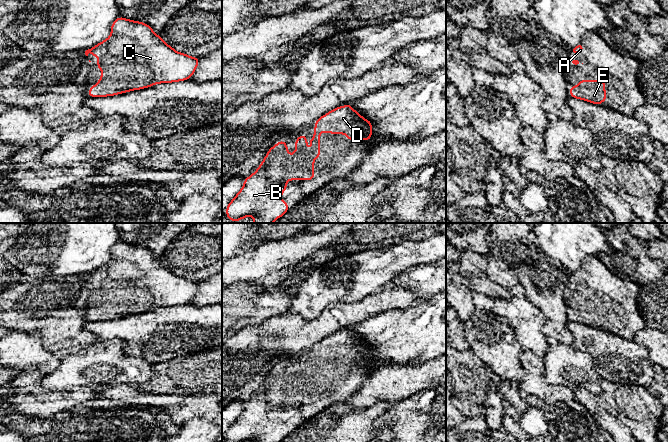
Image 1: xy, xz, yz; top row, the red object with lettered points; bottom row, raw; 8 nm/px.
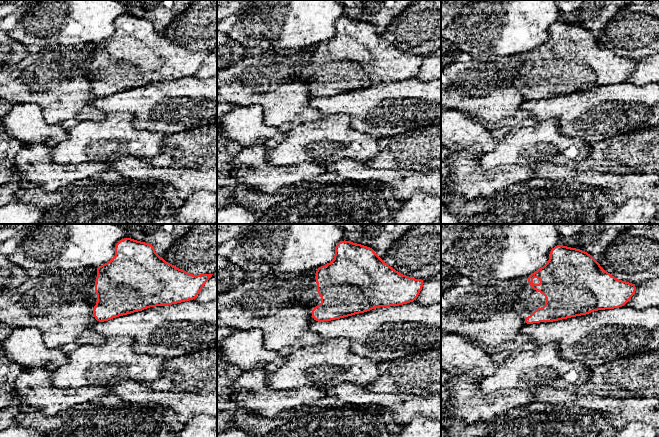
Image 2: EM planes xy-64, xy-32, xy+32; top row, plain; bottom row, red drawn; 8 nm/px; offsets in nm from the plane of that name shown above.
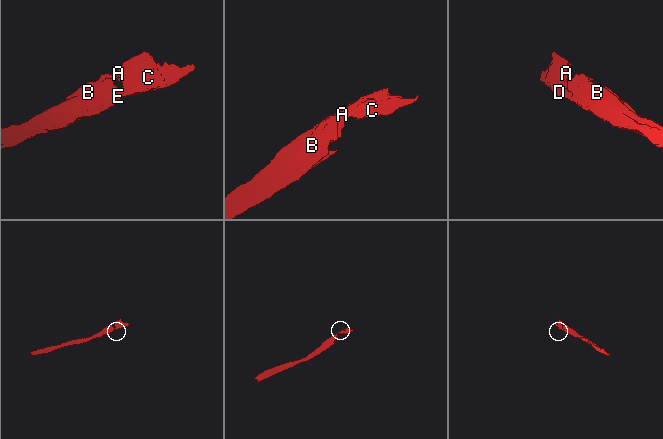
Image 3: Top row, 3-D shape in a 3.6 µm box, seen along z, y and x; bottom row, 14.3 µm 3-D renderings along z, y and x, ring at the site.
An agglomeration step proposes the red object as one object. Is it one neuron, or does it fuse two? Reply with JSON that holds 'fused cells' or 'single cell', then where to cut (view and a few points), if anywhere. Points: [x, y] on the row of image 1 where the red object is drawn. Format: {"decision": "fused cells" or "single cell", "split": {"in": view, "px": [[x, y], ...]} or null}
{"decision": "single cell", "split": null}

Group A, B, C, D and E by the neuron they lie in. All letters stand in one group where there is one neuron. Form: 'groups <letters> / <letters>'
groups A B C D E

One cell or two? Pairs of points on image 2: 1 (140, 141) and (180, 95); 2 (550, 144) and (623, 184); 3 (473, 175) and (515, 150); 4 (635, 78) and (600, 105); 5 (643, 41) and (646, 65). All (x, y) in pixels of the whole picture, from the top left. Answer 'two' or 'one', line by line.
1: two
2: two
3: two
4: two
5: two

